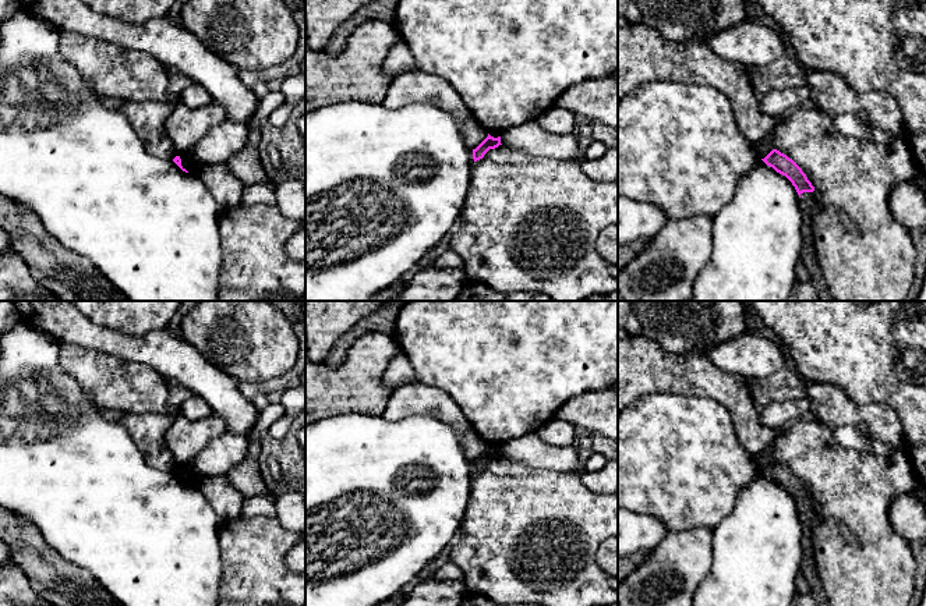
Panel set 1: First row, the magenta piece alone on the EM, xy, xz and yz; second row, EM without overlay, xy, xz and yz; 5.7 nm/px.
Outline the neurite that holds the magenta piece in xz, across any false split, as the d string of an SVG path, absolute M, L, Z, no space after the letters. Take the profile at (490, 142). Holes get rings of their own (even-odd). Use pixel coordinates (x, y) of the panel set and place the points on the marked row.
M488 134L488 137L476 148L473 149L473 159L474 162L480 160L484 157L484 155L489 150L489 149L495 149L498 148L501 143L501 137L494 138Z

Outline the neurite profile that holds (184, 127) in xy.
M180 99L163 124L163 132L173 141L177 155L187 153L215 125L226 121L226 109L213 102L204 107L188 109Z

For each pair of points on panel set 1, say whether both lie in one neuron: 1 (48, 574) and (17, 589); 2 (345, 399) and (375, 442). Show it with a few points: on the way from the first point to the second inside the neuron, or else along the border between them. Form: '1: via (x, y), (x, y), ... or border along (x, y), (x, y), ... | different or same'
1: border along (14, 564), (25, 574), (35, 591) | different
2: border along (381, 414), (336, 414), (322, 420) | different

